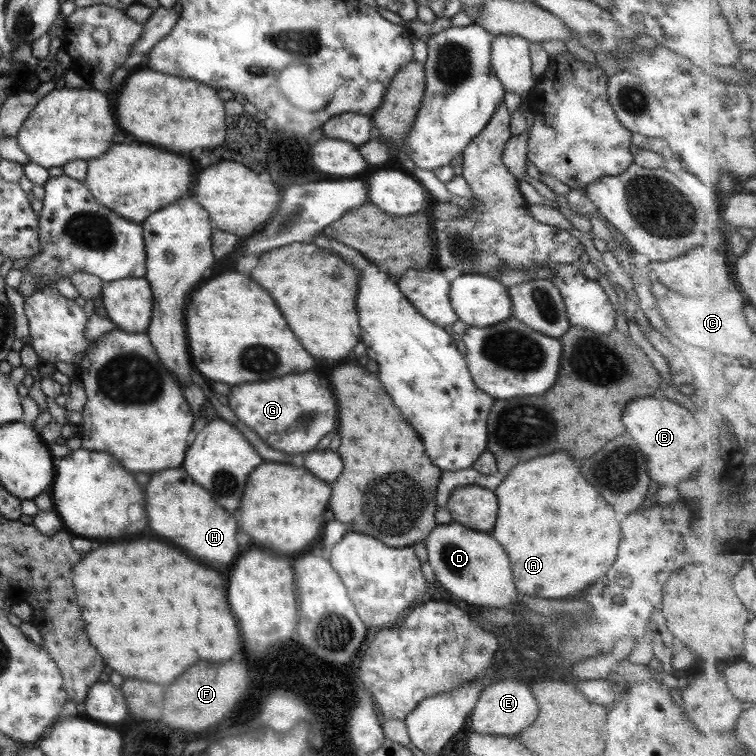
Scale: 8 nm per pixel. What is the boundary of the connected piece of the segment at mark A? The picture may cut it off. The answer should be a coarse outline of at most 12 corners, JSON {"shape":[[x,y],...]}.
{"shape":[[569,454],[517,464],[490,534],[519,596],[613,565],[619,516]]}

